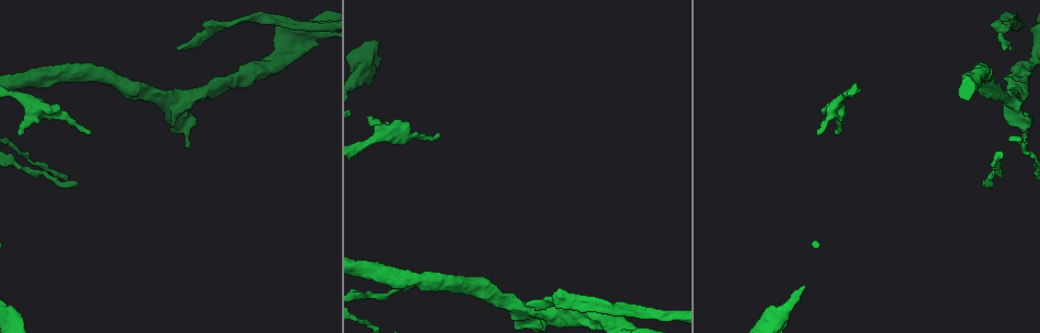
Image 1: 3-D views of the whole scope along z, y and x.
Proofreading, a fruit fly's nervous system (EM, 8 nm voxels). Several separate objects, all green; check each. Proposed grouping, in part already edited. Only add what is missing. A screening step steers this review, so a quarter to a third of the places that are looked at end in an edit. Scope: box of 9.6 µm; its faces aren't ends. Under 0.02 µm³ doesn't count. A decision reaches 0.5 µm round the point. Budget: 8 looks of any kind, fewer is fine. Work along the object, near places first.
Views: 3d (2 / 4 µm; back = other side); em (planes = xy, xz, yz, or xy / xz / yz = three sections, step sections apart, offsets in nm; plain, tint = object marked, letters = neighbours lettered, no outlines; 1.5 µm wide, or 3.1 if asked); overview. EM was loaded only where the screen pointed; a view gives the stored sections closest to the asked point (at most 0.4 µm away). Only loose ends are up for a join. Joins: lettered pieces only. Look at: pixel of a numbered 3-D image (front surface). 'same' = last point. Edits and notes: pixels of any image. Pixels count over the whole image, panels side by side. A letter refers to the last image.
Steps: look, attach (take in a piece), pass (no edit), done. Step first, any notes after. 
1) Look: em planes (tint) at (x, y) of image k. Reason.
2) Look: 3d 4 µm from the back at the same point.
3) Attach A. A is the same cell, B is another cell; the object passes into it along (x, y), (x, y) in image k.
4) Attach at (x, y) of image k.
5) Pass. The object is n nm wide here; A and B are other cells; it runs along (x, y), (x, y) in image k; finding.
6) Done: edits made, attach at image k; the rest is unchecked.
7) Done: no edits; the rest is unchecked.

Look: 3d 2 µm at (179, 49) of image 1. Tapers out.

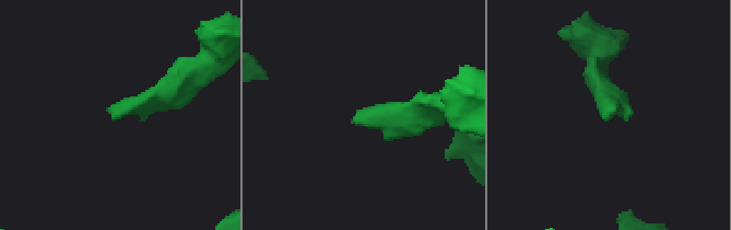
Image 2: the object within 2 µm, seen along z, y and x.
Look: em xz step 8 (tint) at (112, 118) of image 2.

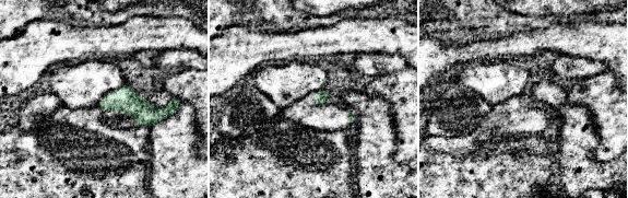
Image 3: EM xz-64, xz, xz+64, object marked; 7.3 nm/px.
Look: em planes (letters) at the same point. Another direction.

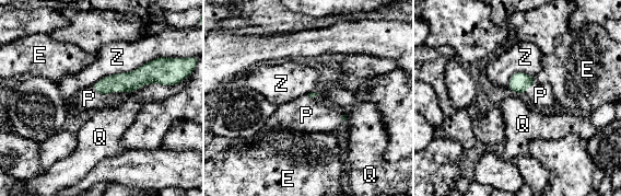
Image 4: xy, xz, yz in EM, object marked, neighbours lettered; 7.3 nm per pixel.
Attach P. The longest contact is with Z, 550 nm; P is the same cell, E, Q and Z are other cells; the object passes into it along (128, 81), (110, 91), (89, 99) in image 4; the cell continues.

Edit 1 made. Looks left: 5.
Look: 3d 2 µm at (834, 132) of image 1. An open end.

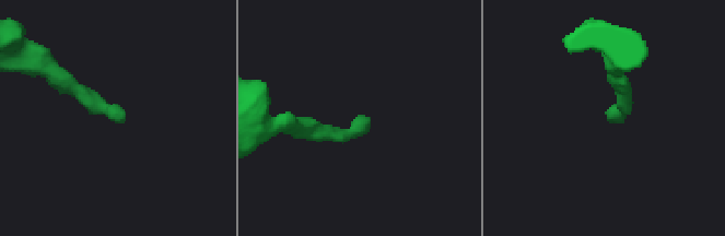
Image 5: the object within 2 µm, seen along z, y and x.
Look: em xy step 8 (letters) at (608, 118) of image 5. Need the tissue.

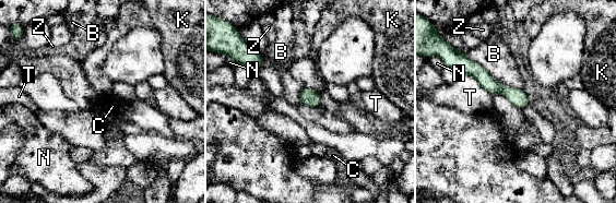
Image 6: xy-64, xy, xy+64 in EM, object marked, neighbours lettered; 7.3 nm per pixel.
Look: em yz step 4 (letters) at the same point.

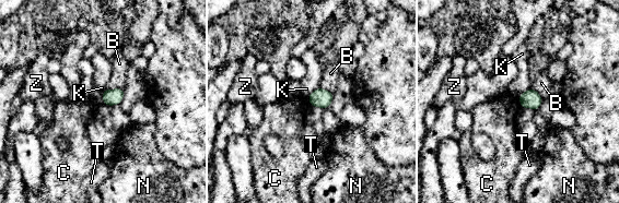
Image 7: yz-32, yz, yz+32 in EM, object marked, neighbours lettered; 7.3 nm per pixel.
Pass. The object is 120 nm wide here; B, C, K, N, T and Z are other cells; a border runs along (517, 97), (522, 107) in image 7; none of them fits.

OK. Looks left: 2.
Look: em xz step 8 (letters) at (371, 116) of image 1. Free end.

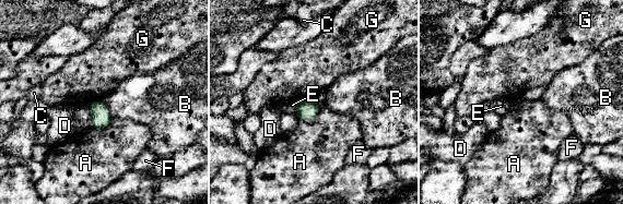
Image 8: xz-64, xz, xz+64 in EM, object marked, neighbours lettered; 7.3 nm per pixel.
Pass. The object is 140 nm wide here; A, B, C, D, E, F and G are other cells; a border runs along (101, 99), (112, 117) in image 8; no lettered piece goes on from it.

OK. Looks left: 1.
Done: edits made, attach at image 4; the rest is unchecked.

